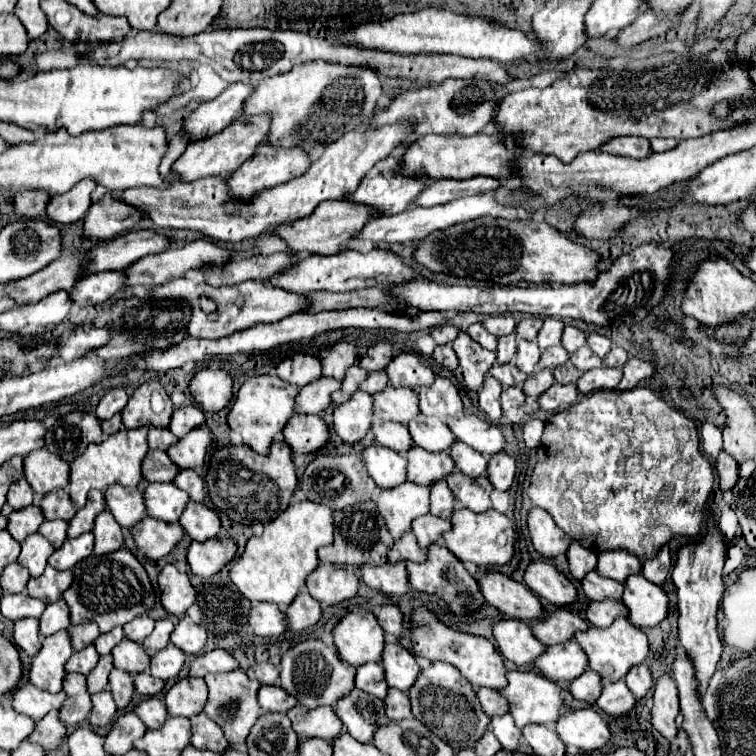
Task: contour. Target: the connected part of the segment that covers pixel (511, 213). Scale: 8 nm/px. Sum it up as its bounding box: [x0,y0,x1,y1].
[361,192,519,242]

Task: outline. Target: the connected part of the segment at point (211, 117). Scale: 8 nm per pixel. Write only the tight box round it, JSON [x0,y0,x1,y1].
[183,82,253,138]

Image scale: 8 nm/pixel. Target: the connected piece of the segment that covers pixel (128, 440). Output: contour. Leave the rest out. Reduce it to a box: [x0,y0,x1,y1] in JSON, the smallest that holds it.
[69,426,147,508]

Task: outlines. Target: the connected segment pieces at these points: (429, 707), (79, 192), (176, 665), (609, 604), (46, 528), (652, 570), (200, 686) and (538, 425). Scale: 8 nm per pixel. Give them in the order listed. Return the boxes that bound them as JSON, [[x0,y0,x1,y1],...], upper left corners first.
[[409,662,489,750],[47,178,99,224],[149,644,185,680],[585,600,625,626],[37,520,67,548],[641,546,671,584],[163,678,207,716],[523,420,543,448]]

